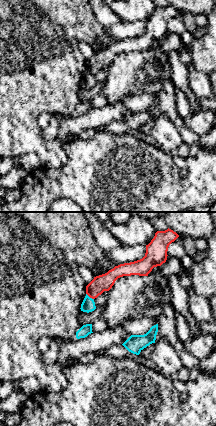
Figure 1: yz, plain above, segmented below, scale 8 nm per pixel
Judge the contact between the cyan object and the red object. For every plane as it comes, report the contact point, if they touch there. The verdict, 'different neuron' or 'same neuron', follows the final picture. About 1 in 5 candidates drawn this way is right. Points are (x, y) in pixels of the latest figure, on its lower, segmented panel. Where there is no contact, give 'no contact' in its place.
contact (89, 297)

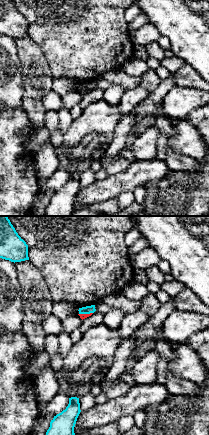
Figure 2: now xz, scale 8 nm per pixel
contact (85, 313)

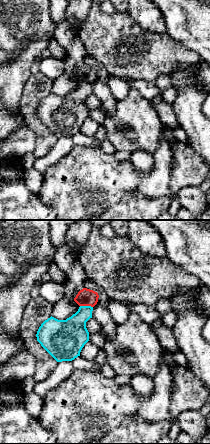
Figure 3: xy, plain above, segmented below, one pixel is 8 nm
contact (86, 306)

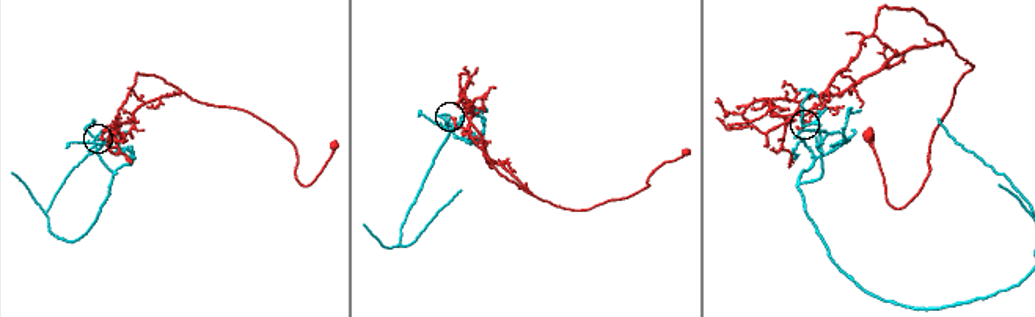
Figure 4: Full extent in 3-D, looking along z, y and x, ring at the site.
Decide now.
different neuron

